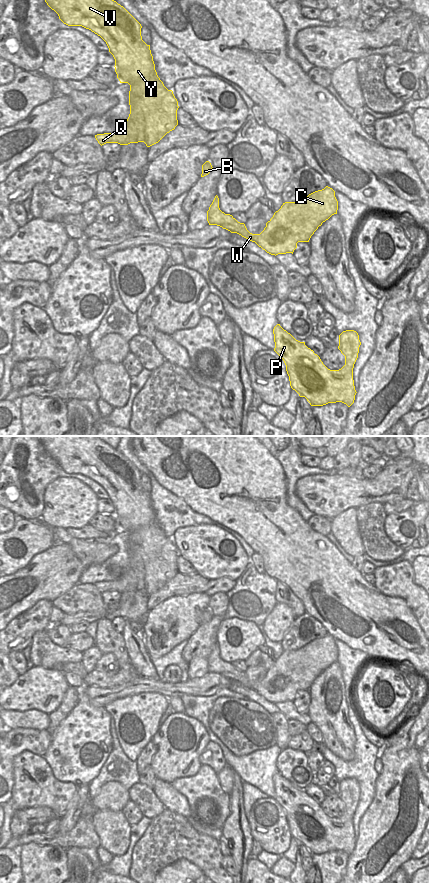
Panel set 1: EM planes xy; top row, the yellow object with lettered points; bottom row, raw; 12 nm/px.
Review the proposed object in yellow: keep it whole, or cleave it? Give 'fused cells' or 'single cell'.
single cell

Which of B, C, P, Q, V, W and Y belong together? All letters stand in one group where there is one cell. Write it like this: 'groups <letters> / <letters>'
groups B C P Q V W Y

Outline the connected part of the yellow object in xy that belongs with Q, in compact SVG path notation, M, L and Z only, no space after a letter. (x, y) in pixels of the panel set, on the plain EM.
M36 436L47 453L68 474L82 474L100 484L115 507L115 520L120 531L128 531L130 562L126 571L114 581L95 583L102 594L106 591L128 593L144 590L147 595L158 591L178 573L178 549L157 523L150 493L141 484L141 472L120 452L96 436Z

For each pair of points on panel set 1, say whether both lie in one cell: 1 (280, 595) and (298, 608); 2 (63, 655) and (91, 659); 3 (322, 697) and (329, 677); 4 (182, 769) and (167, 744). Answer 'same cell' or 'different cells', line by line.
1: same cell
2: different cells
3: same cell
4: same cell

